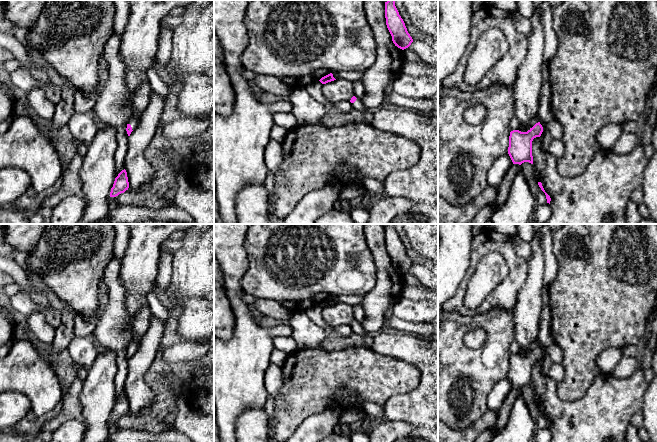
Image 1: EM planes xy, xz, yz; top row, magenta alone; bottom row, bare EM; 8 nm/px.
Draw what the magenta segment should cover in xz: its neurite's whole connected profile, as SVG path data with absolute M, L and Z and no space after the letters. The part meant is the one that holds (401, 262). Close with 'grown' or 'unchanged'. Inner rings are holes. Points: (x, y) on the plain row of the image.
M395 224L385 226L385 242L387 252L392 260L392 265L398 272L404 274L413 266L407 255L405 247L395 230Z; unchanged

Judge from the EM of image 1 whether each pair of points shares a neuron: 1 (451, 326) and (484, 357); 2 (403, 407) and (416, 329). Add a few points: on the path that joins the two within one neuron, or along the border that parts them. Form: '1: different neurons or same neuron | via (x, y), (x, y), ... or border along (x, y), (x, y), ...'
1: same neuron | via (451, 337), (473, 357)
2: different neurons | border along (406, 332), (419, 334), (427, 338)

